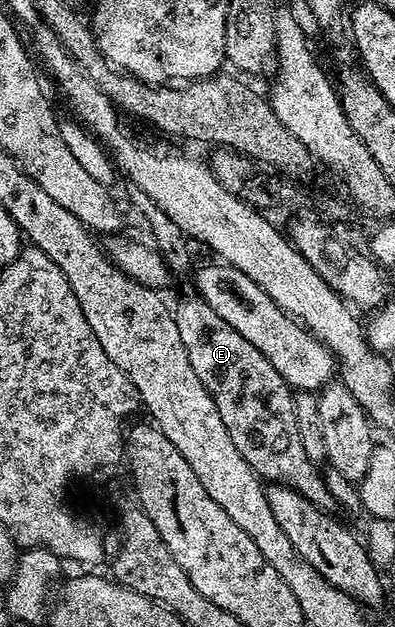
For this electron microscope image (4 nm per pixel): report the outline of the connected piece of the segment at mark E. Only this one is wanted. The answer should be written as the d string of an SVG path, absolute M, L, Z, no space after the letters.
M195 291L188 292L178 306L175 305L176 328L189 363L213 396L217 412L242 458L263 481L292 488L320 509L333 511L336 503L326 487L323 471L308 460L308 452L304 452L304 444L296 428L291 387L255 345L248 343L216 316L216 312Z

